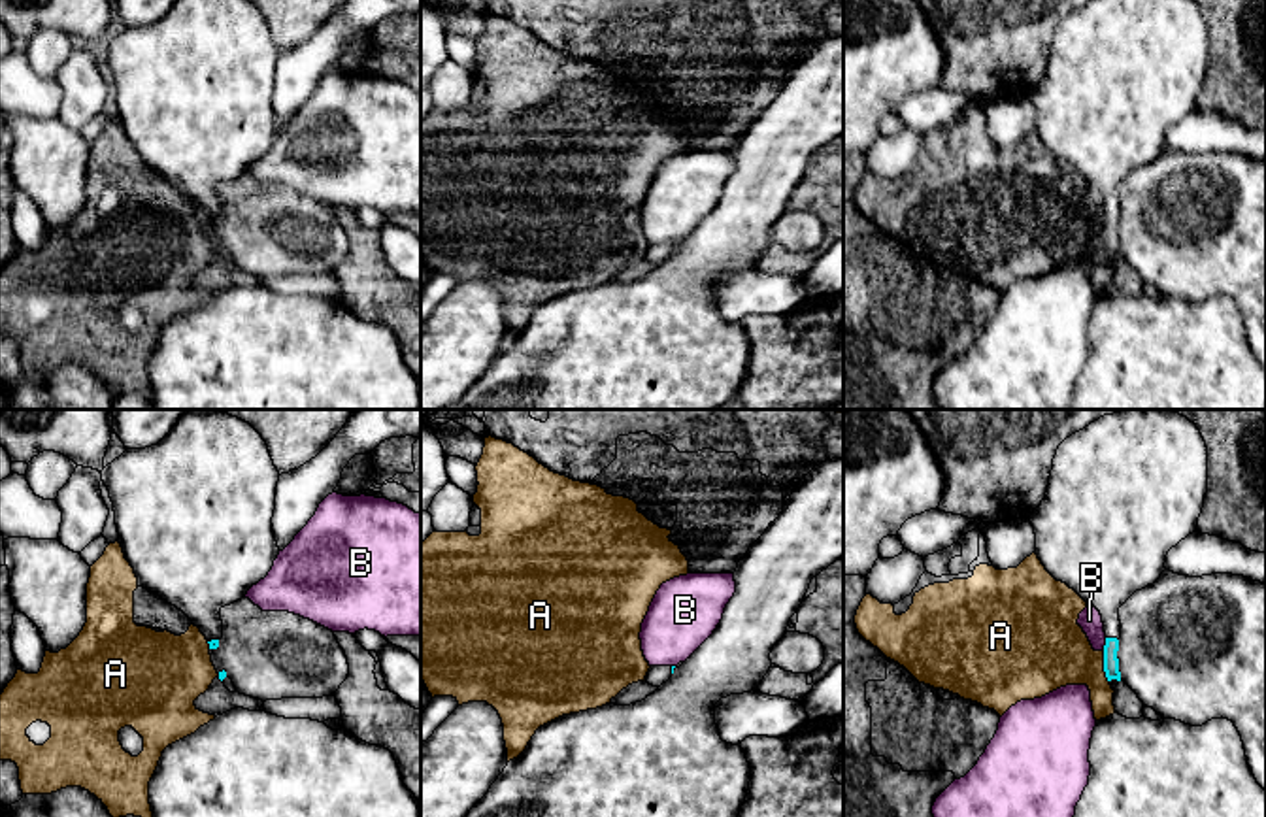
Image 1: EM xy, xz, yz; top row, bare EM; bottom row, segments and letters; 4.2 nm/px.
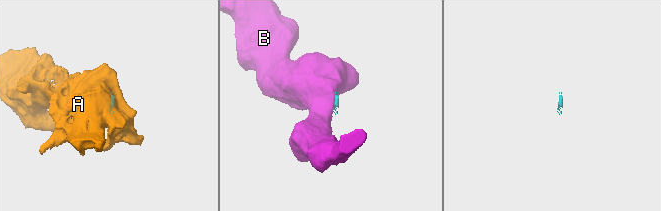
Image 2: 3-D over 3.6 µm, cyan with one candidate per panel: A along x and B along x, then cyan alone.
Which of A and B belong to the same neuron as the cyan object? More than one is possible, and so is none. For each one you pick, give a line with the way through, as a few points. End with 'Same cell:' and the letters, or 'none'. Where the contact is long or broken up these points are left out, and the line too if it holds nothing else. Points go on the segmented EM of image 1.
Same cell: none

